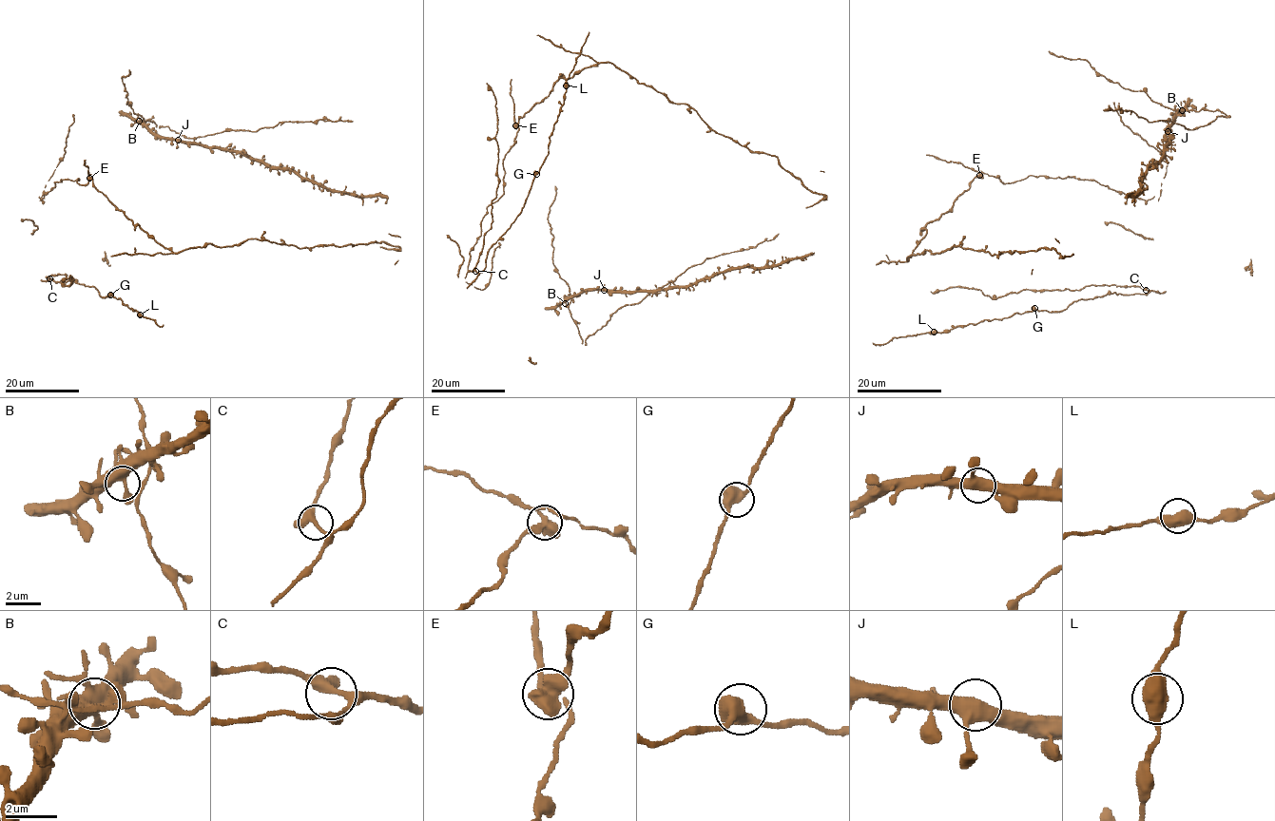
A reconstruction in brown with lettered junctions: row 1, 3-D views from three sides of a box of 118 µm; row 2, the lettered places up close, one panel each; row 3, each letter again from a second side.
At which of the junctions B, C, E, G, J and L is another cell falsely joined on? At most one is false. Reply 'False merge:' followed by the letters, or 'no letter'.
False merge: E

